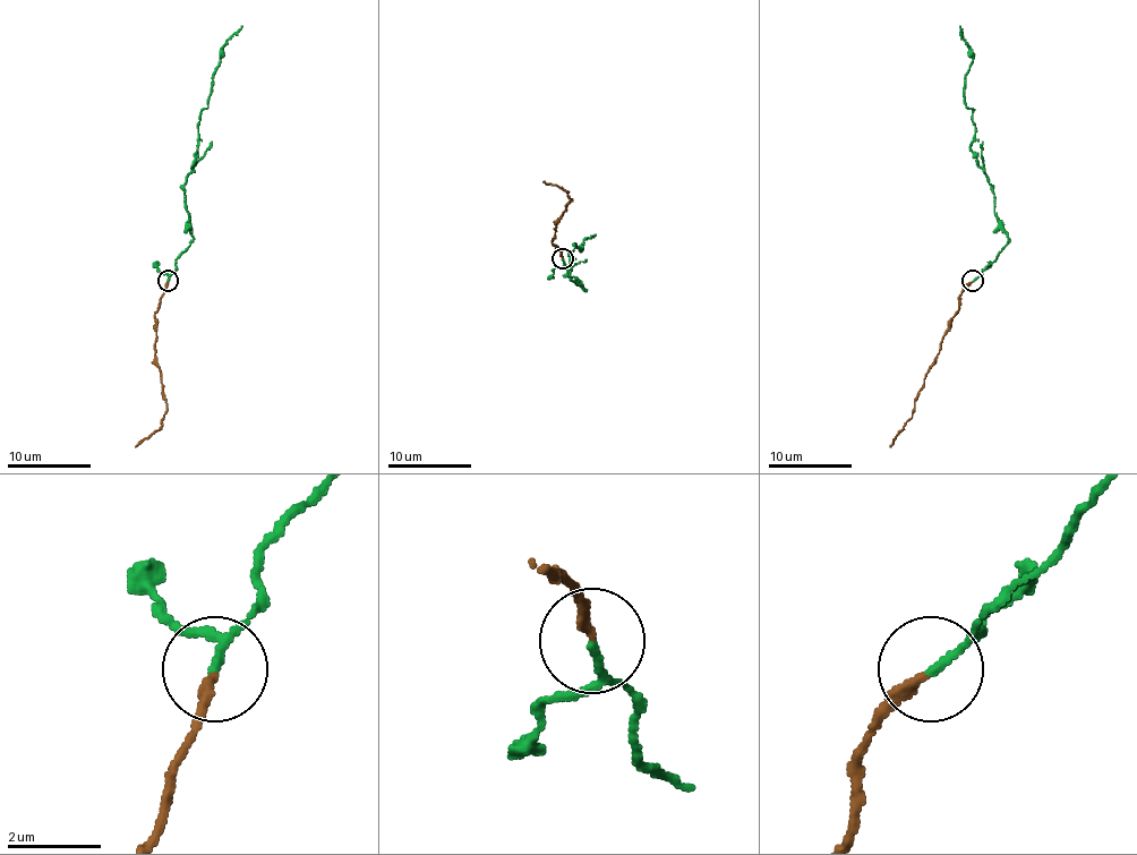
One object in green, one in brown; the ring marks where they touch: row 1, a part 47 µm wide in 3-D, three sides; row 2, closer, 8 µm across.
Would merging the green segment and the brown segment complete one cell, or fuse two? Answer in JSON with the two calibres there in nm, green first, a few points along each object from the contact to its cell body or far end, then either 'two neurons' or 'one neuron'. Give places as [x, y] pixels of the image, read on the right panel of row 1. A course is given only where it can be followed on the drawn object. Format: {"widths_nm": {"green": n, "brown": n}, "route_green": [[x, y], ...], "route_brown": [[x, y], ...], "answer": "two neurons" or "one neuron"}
{"widths_nm": {"green": 170, "brown": 200}, "route_green": [[973, 281], [1008, 244], [994, 211], [992, 185], [971, 150], [973, 121], [965, 100], [972, 50], [959, 25]], "route_brown": [[973, 281], [964, 289], [935, 362], [914, 402], [914, 412], [890, 447]], "answer": "two neurons"}

